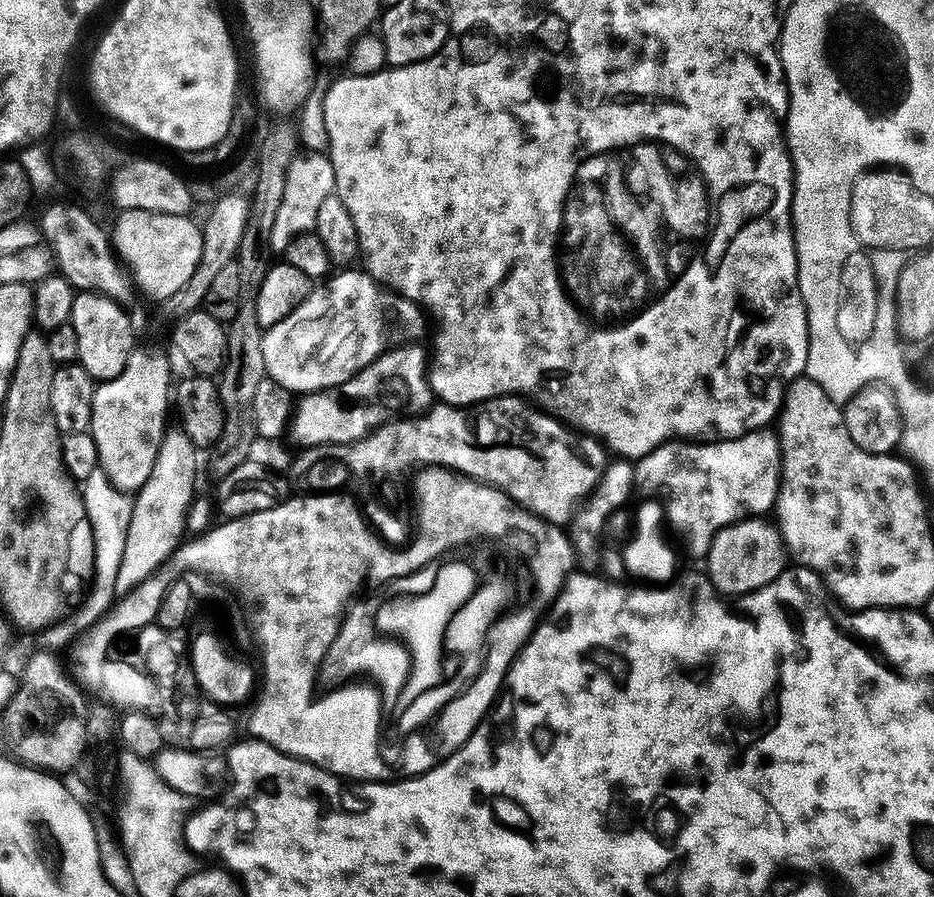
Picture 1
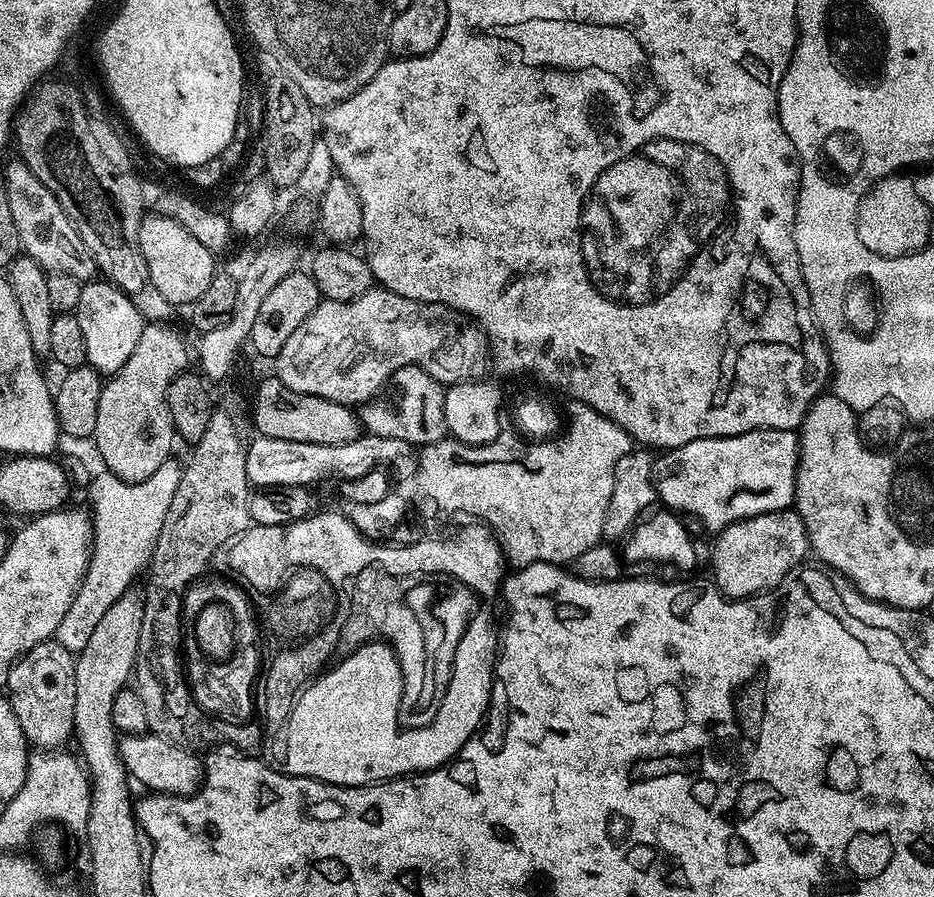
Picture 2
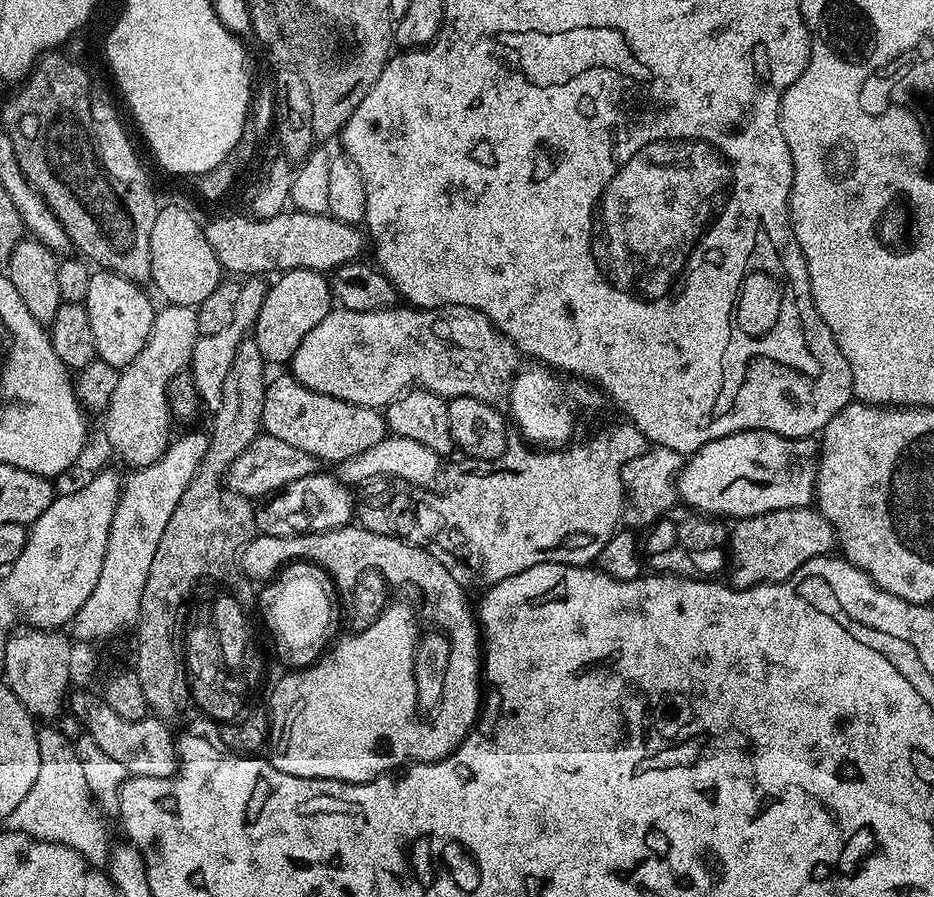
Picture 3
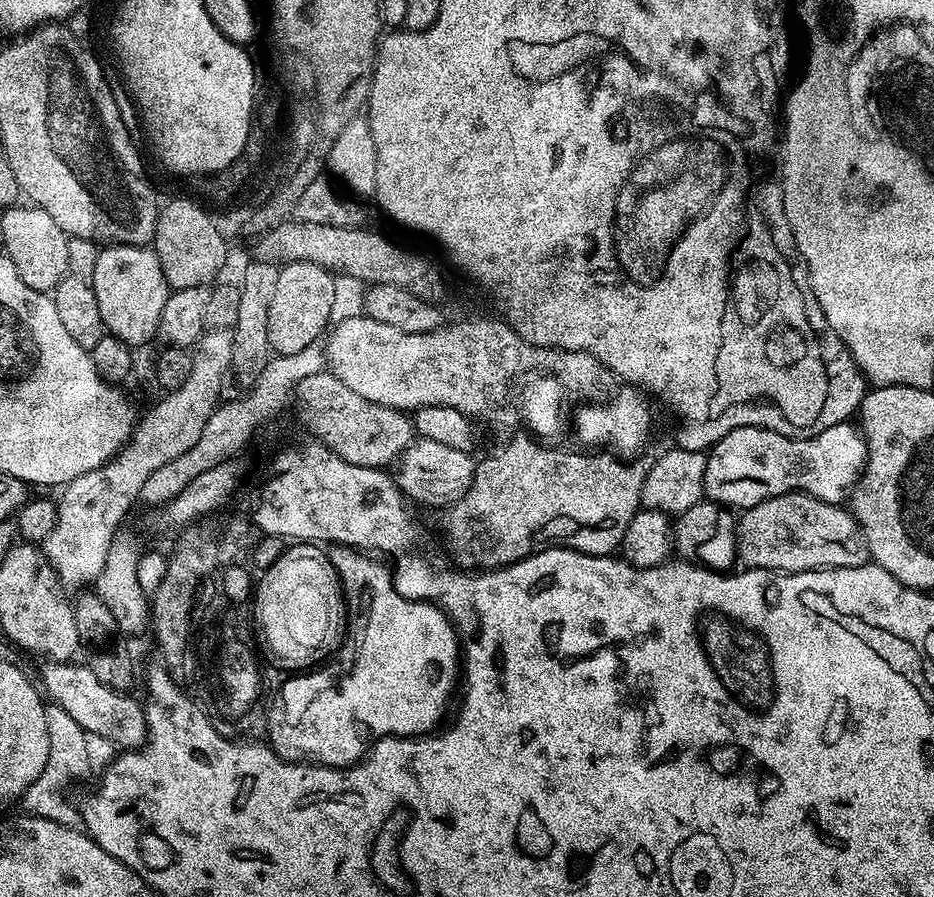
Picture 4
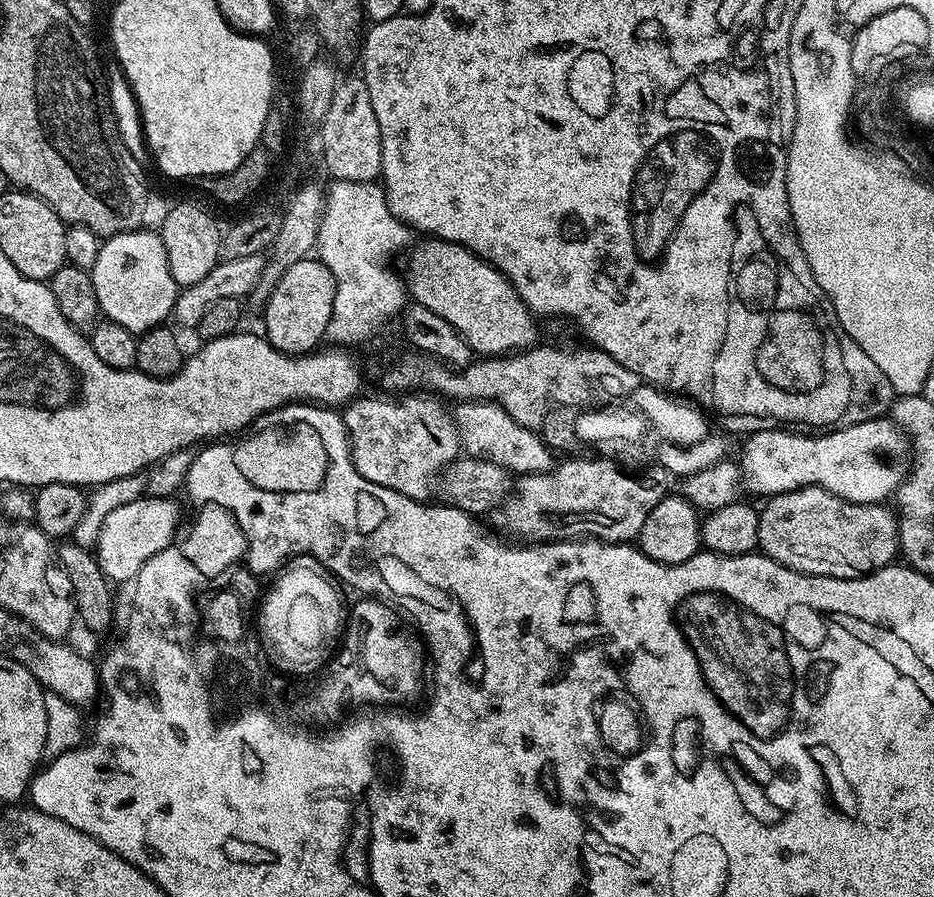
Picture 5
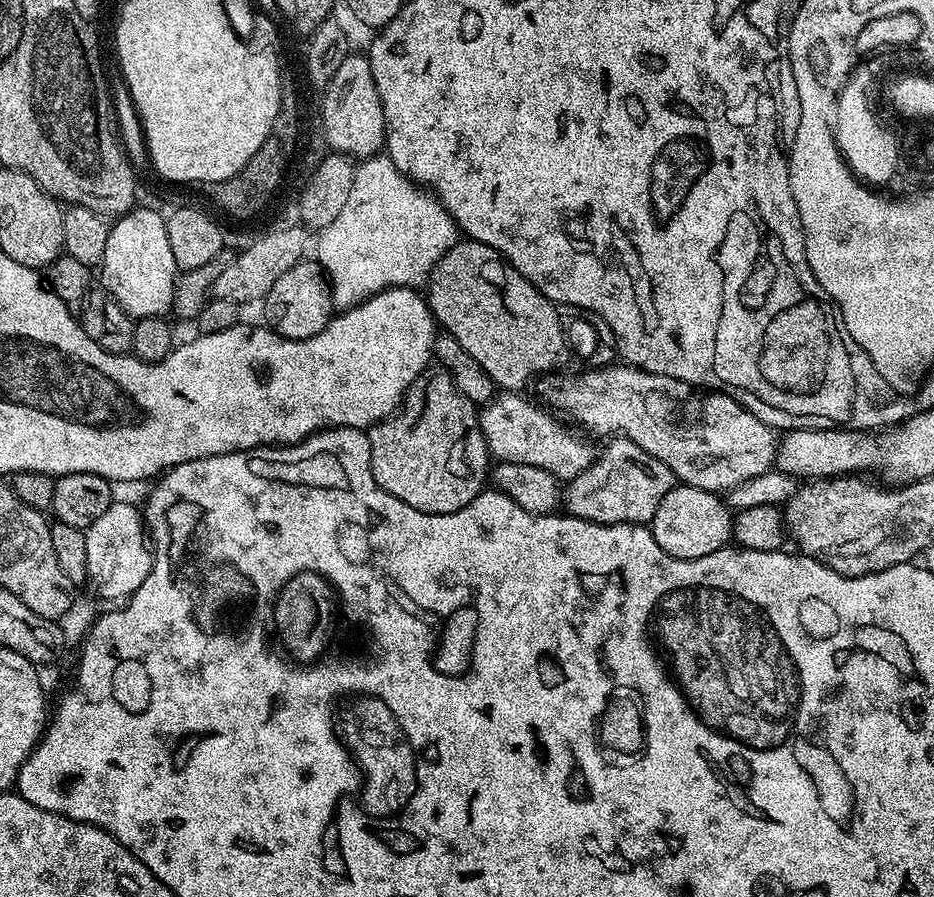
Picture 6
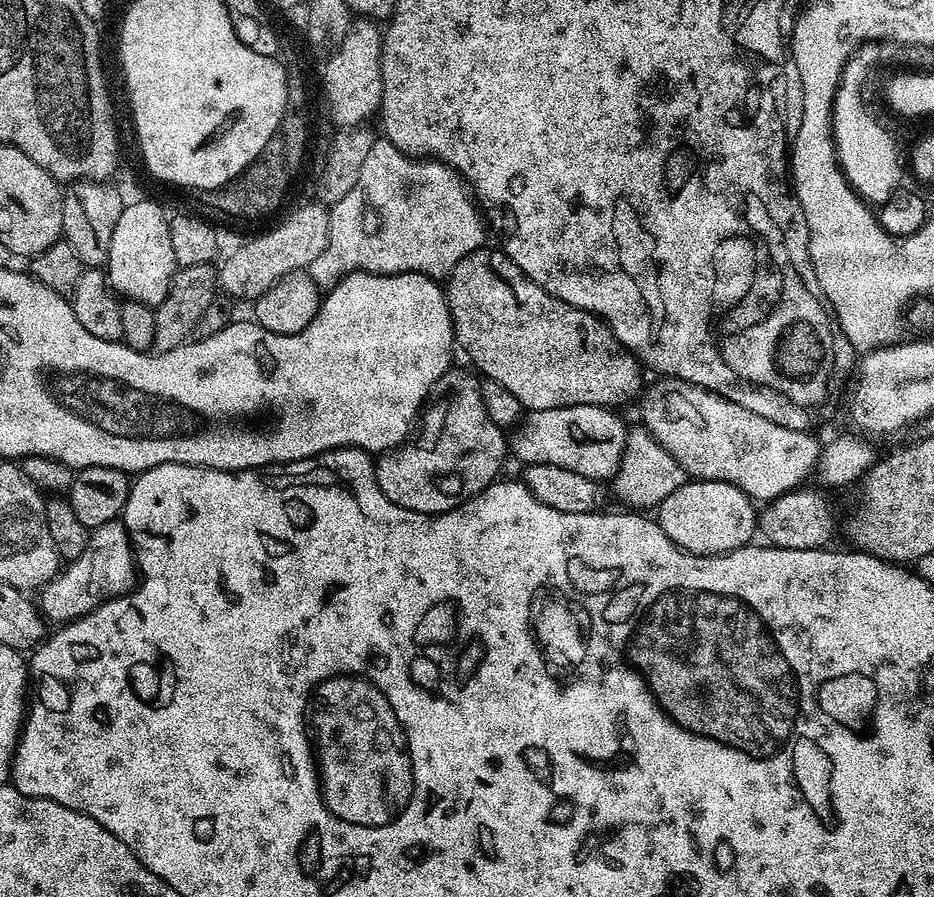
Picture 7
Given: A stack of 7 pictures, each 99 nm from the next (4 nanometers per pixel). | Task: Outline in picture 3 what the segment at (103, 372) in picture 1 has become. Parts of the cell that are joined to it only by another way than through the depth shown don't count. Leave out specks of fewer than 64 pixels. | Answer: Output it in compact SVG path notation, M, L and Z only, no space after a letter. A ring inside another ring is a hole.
M93 271L90 290L86 290L83 305L86 314L90 316L90 330L94 330L96 355L99 359L110 362L110 366L118 369L126 367L134 362L134 358L138 358L138 350L146 346L146 338L150 334L157 309L152 308L152 300L144 291L141 285L127 280L117 272Z

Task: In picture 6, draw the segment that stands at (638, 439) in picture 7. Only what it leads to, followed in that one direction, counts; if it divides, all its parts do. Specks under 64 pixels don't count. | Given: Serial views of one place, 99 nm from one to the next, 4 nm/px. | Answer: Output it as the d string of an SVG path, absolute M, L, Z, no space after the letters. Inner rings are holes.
M612 438L602 454L597 455L589 468L567 481L562 492L562 504L567 515L595 524L643 524L653 518L658 504L674 487L670 466L658 462L633 440Z

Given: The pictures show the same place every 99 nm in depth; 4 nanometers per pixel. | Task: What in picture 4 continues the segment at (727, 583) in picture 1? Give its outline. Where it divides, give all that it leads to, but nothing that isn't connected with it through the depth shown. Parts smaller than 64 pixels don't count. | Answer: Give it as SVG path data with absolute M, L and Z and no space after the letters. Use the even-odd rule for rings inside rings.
M787 492L766 502L758 502L753 508L743 509L736 525L736 551L747 567L764 568L769 574L812 572L815 568L857 568L870 560L868 539L851 511L805 492Z

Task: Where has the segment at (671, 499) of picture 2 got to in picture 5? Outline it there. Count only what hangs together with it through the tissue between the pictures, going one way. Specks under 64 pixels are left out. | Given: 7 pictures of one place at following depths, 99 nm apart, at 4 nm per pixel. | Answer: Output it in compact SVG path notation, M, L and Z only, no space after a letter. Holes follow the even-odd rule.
M891 419L867 420L852 424L849 428L825 431L823 434L804 434L795 436L795 431L781 430L768 426L765 432L756 432L744 444L744 453L738 457L740 479L743 487L756 496L771 498L779 492L793 492L799 488L809 488L817 484L822 490L830 490L843 500L855 504L879 504L887 501L887 496L899 489L906 475L906 461L910 456L910 446L904 434Z

